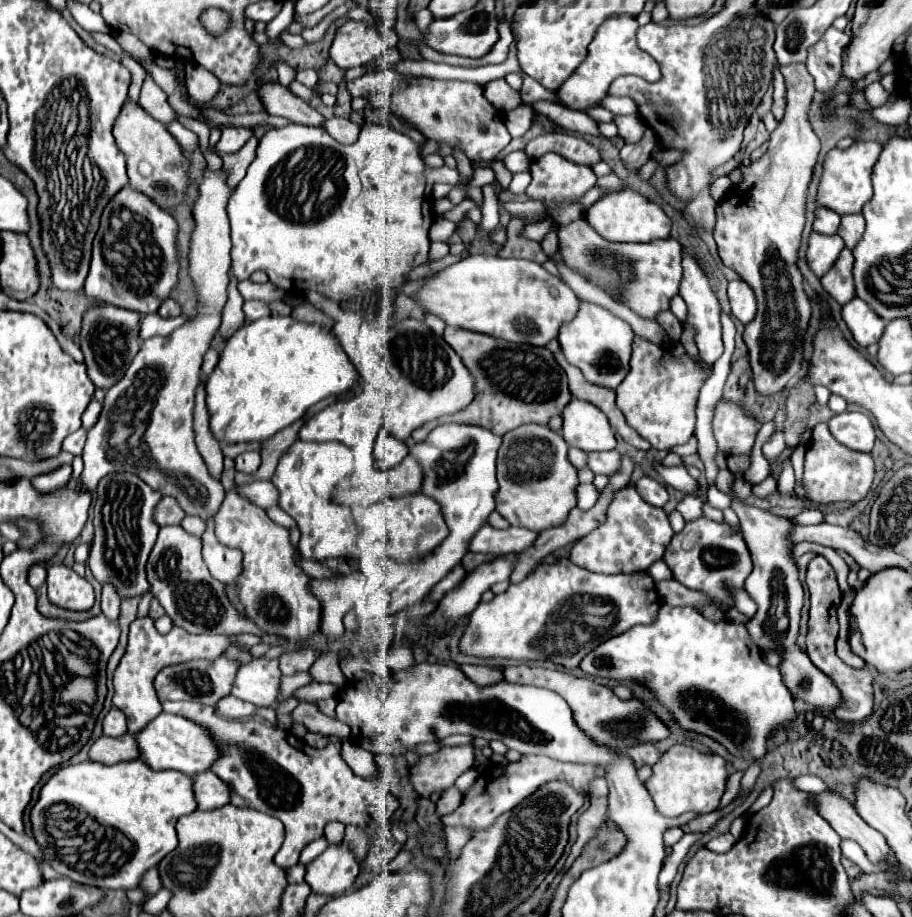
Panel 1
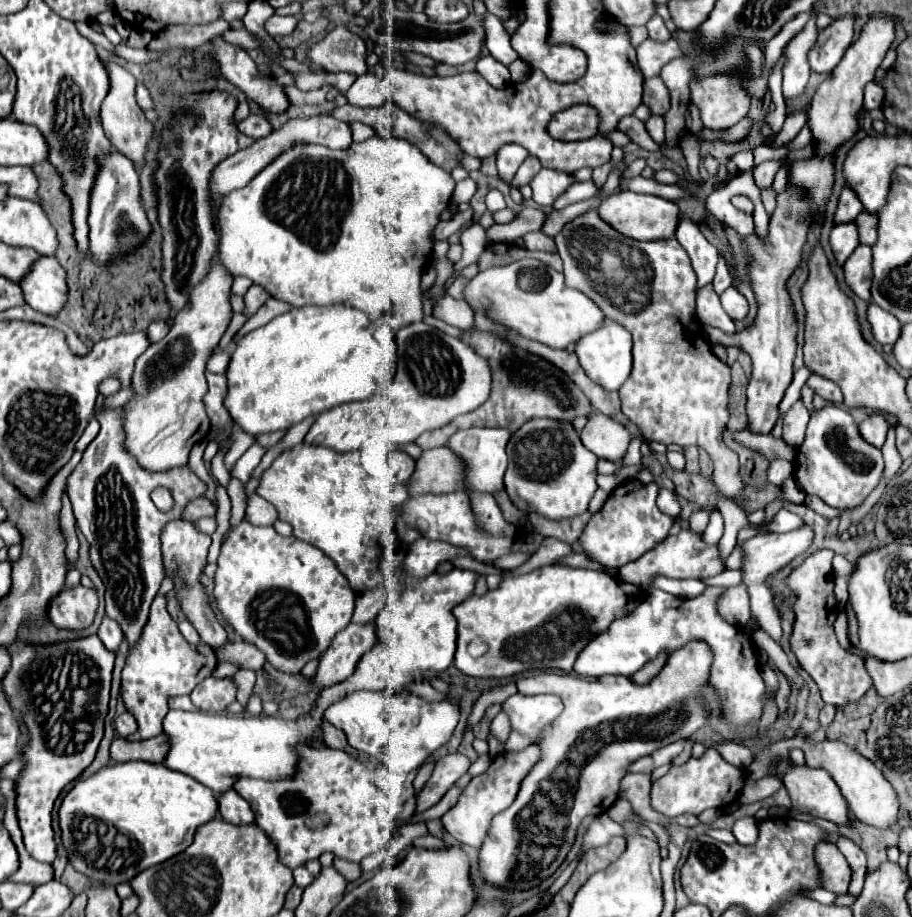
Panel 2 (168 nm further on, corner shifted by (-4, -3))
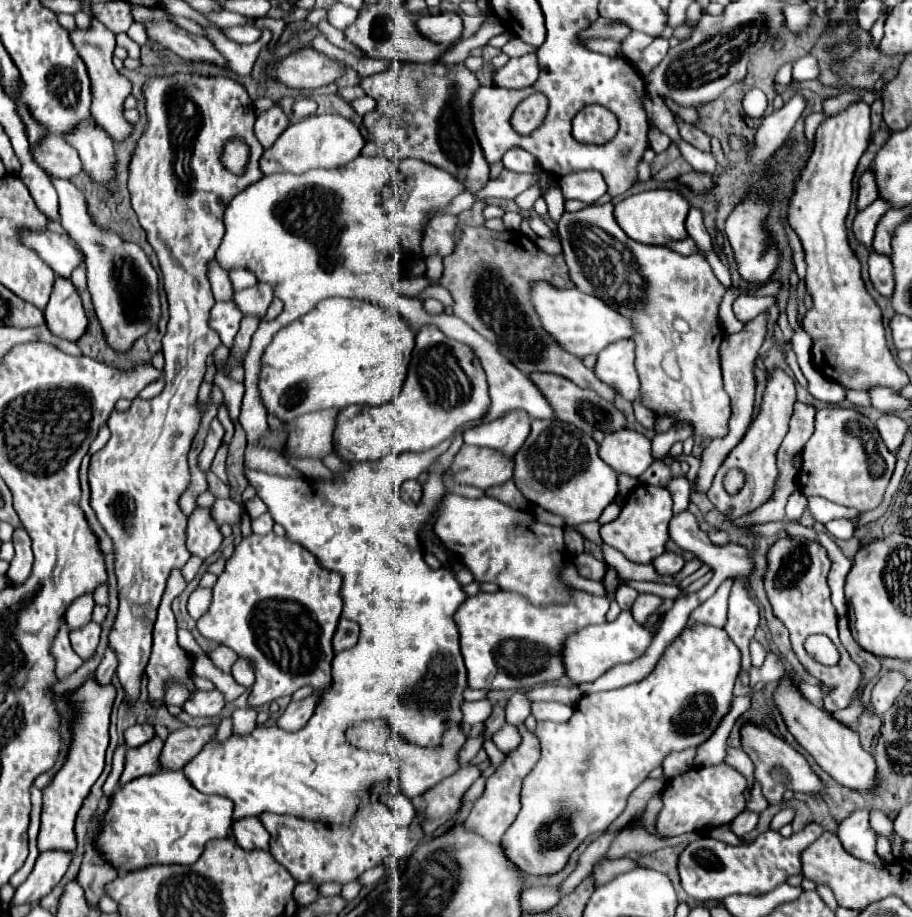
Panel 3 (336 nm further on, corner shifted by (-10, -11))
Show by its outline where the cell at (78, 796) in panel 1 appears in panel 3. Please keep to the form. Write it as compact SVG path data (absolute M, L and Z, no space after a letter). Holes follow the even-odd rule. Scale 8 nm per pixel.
M160 770L158 774L140 776L140 778L134 778L132 782L116 788L116 792L110 796L110 808L106 810L102 822L96 828L94 846L100 852L100 858L104 862L108 862L120 874L134 872L134 870L154 866L154 864L190 866L200 858L204 844L208 840L228 836L228 830L232 826L232 808L234 808L234 804L228 798L206 796L206 794L194 790L190 780L182 772Z

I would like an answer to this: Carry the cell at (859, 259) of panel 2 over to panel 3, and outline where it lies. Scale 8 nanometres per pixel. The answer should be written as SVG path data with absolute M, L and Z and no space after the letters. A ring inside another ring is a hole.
M870 252L870 256L868 256L868 276L870 276L870 282L874 284L874 288L882 296L890 296L894 292L890 256L882 256L882 254Z

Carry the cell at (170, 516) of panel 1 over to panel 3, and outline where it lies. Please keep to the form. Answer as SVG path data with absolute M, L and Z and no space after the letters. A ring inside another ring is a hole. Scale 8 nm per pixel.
M226 498L226 500L216 500L212 506L212 518L218 526L222 524L236 524L240 520L240 516L244 514L244 508L240 504L236 504L234 500Z

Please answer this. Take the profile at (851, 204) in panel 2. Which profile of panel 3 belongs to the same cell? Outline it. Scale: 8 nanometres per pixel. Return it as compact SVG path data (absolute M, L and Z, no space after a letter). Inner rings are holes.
M866 170L860 180L858 180L858 200L856 200L856 210L862 212L866 206L870 206L870 202L874 202L878 198L878 188L874 186L874 174L870 174L870 170Z

